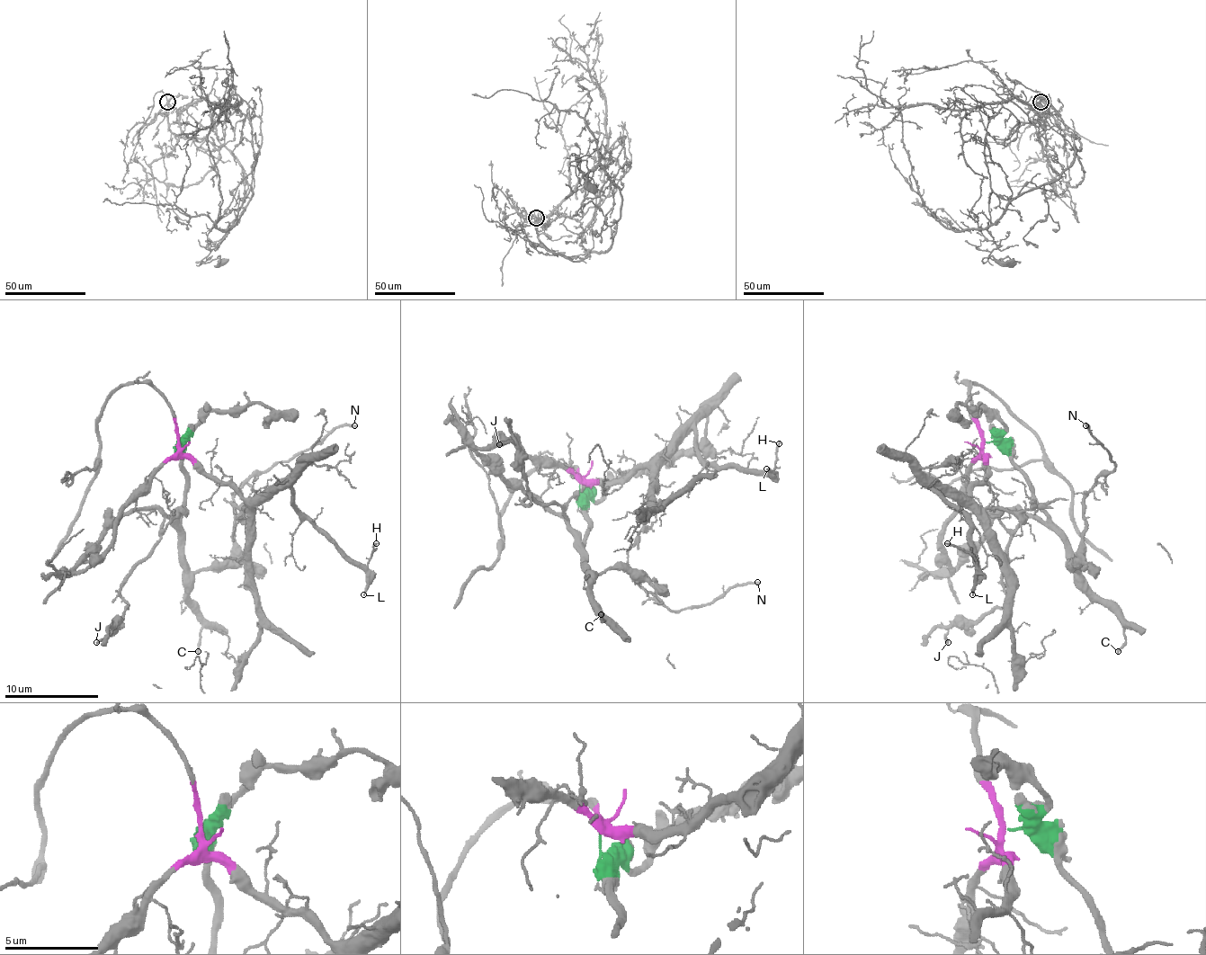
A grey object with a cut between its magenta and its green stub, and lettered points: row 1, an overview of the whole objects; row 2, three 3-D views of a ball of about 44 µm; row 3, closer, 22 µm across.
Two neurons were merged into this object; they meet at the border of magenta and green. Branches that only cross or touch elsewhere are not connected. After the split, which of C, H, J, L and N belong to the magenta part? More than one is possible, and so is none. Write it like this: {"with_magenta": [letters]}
{"with_magenta": ["H", "L"]}

